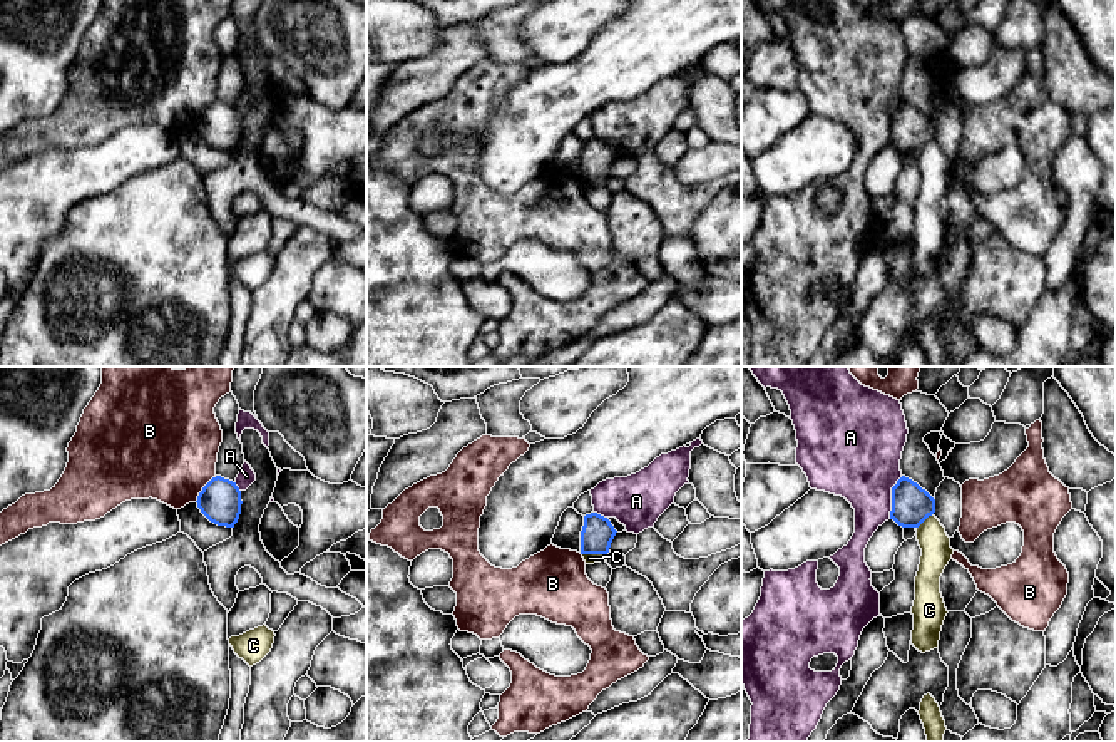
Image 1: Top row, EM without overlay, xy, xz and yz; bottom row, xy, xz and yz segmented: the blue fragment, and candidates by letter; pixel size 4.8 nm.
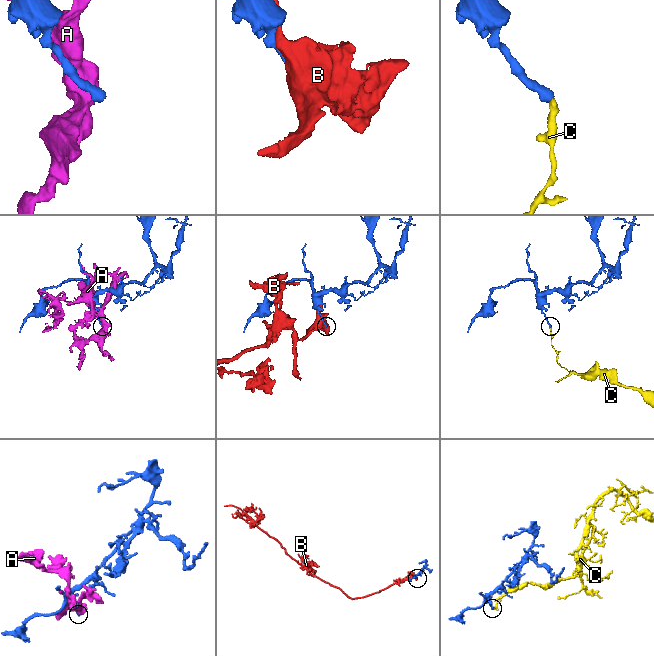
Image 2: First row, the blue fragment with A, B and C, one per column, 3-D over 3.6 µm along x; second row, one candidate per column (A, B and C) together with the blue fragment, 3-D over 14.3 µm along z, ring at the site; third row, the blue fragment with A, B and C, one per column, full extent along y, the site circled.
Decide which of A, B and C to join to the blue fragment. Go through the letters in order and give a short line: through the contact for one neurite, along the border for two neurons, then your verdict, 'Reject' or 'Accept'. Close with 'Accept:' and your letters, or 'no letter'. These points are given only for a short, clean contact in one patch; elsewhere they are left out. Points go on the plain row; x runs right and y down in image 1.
A: Reject
B: Reject
C: Line: xz (608, 176), (583, 180). Reject
Accept: no letter

